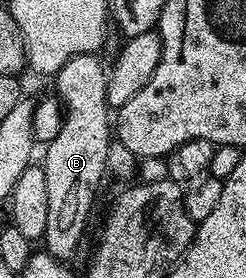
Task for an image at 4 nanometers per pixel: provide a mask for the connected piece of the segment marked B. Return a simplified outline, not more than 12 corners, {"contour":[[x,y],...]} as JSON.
{"contour":[[92,52],[64,64],[65,109],[43,148],[43,248],[76,254],[109,168],[107,68]]}

